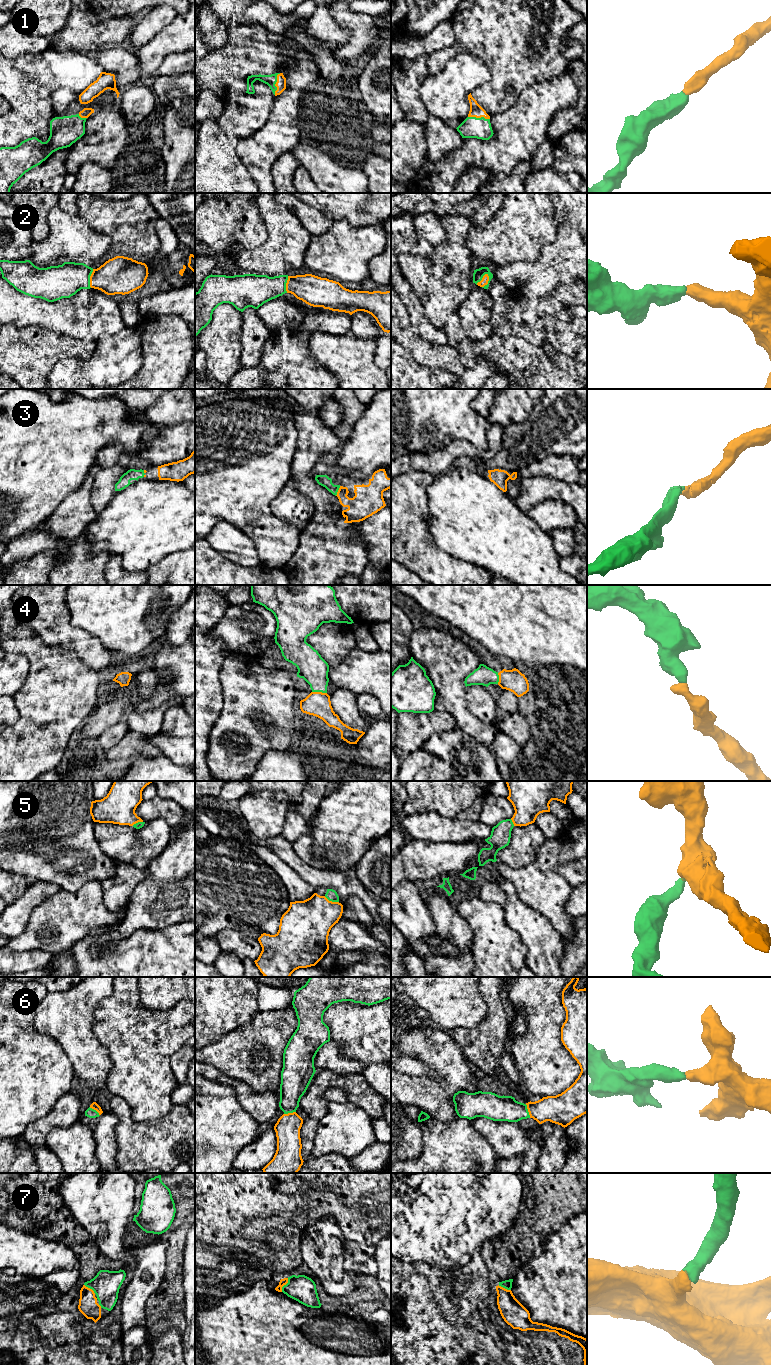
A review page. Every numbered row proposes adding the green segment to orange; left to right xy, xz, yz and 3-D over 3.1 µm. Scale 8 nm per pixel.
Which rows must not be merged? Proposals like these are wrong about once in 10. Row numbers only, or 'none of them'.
none of them

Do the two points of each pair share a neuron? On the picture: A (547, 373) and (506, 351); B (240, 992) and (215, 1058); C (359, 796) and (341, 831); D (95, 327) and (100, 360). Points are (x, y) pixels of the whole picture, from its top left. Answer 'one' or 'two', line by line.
A: one
B: two
C: one
D: two

